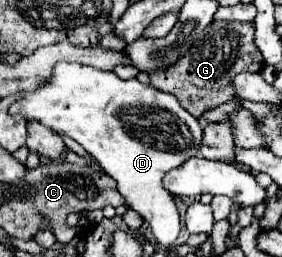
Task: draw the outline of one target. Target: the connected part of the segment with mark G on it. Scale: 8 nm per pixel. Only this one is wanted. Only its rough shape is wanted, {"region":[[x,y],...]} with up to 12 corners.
{"region":[[212,21],[150,83],[202,115],[264,59],[254,23]]}

